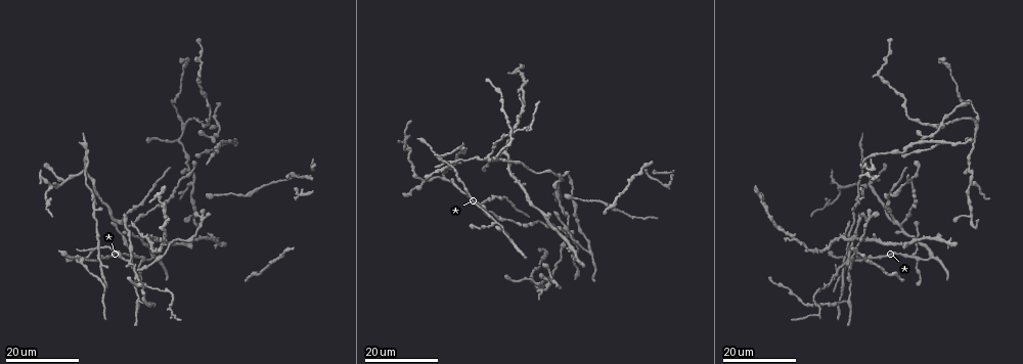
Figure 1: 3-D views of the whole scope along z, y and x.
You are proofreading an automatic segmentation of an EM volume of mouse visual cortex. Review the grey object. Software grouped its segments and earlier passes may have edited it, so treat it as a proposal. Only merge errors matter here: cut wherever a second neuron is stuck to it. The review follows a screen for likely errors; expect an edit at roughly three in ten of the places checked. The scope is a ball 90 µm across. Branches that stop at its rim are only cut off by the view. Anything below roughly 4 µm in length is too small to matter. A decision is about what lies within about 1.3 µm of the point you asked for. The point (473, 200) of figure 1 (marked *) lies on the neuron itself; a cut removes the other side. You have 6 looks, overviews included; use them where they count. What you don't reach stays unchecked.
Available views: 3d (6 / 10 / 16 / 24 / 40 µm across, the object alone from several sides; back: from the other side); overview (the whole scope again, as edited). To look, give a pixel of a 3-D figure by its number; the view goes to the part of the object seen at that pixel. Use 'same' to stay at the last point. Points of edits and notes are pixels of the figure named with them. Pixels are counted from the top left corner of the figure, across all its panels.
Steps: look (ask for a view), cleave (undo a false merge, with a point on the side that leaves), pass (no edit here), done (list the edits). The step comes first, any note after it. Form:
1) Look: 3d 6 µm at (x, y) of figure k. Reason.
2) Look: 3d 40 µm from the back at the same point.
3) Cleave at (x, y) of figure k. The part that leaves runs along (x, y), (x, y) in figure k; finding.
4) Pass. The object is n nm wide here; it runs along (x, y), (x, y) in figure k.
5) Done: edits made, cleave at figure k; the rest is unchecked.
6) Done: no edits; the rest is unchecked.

Look: 3d 24 µm at (138, 302) of figure 1. A fork.

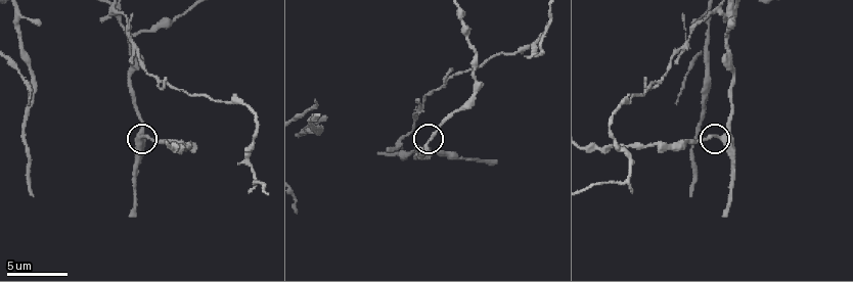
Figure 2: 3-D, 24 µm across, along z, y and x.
Look: 3d 10 µm at (723, 137) of figure 2.

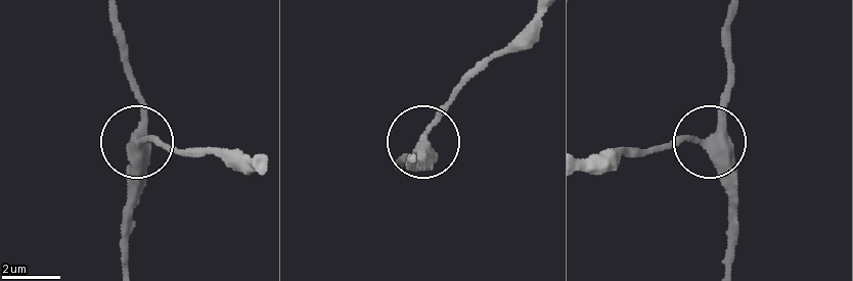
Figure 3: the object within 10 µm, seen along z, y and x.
Pass. The object is 340 nm wide here; it runs along (115, 21), (122, 65), (144, 116), (137, 202) in figure 3; one neuron here.

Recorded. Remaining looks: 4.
Look: 3d 24 µm at (930, 254) of figure 1. Three arms meet.

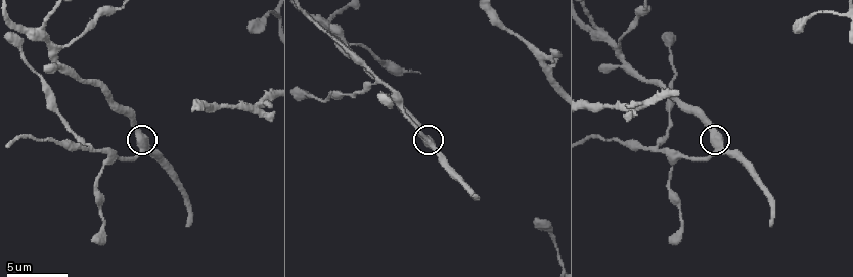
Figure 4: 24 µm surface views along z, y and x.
Look: 3d 6 µm at (723, 144) of figure 4.

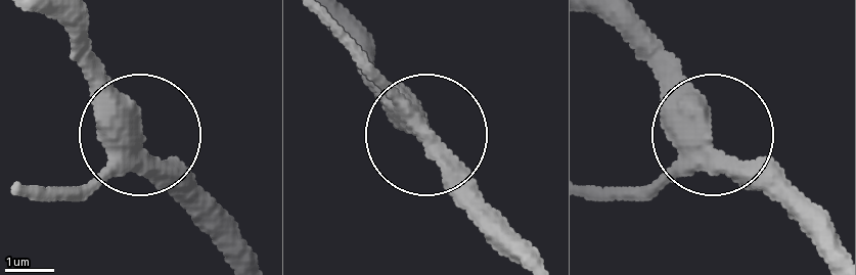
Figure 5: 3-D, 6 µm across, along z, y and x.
Pass. 3 arms meet here; it runs along (591, 184), (651, 184), (713, 143), (807, 229) in figure 5; all the same neuron.

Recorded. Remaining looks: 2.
Look: 3d 24 µm at (438, 154) of figure 1. Two arms in line, one across.

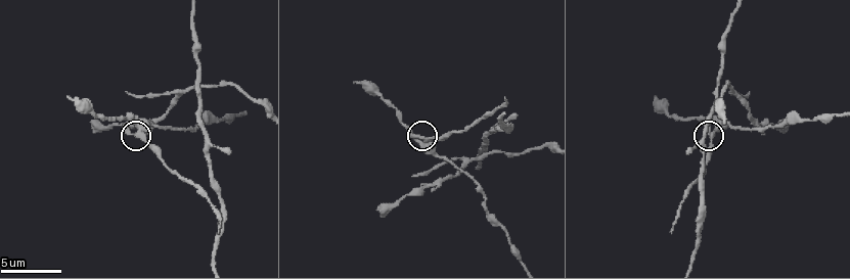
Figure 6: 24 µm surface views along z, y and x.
Look: 3d 10 µm at (711, 136) of figure 6.

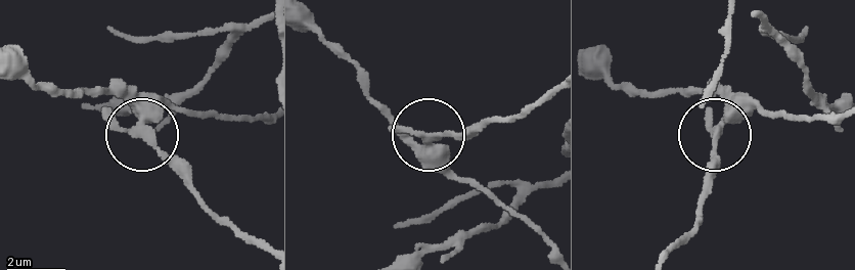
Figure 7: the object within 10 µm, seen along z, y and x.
Pass. The side arm is 8 µm long; 3 arms meet here; one neuron here.

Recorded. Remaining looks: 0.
Done: no edits; the rest is unchecked.

